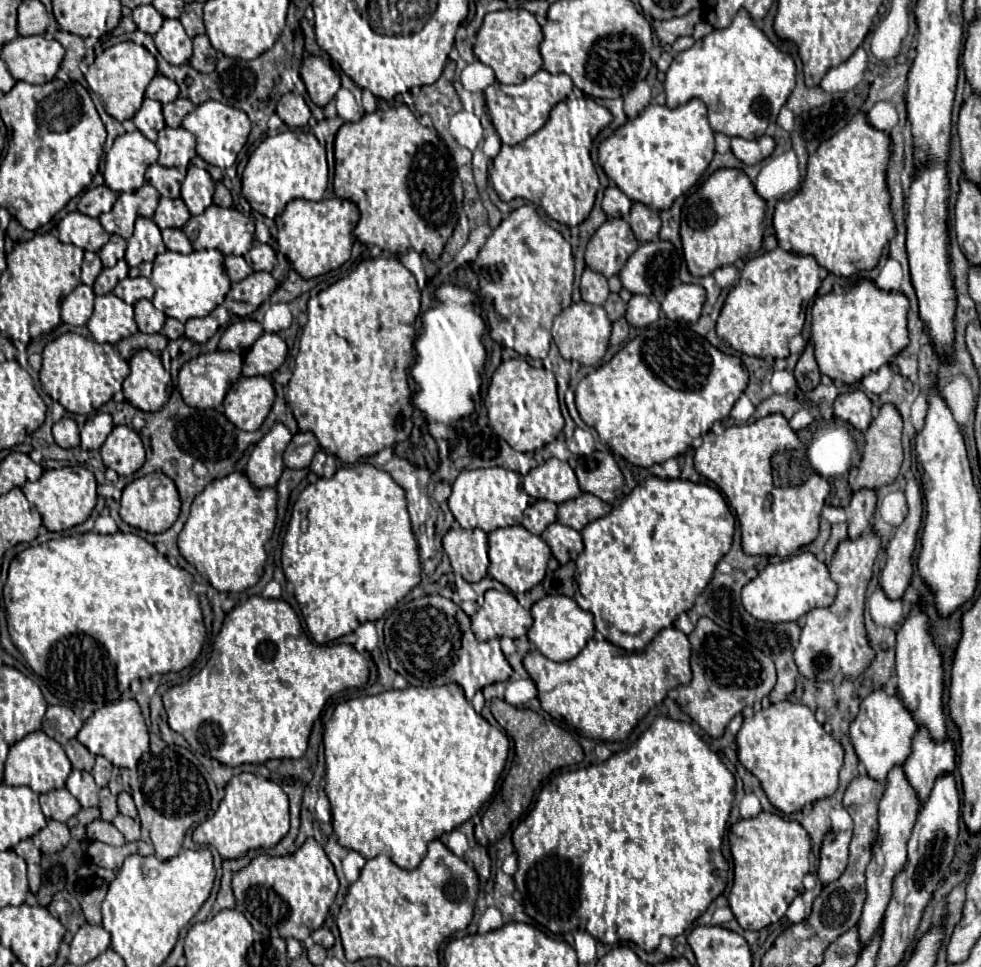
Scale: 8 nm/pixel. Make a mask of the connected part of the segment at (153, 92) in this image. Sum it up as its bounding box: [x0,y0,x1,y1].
[146,74,178,104]

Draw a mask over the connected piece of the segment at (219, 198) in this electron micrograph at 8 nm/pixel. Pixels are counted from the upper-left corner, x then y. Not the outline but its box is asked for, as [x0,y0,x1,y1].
[214,182,232,208]

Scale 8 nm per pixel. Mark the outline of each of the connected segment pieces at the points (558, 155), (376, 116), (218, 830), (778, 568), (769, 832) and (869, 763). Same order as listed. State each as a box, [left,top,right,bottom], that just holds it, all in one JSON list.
[[490,95,612,224],[333,104,464,260],[194,772,290,860],[742,554,836,622],[728,812,810,930],[850,688,918,782]]

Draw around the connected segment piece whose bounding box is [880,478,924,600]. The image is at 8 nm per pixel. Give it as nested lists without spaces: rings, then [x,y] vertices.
[[[916,478],[906,482],[906,502],[908,502],[908,516],[904,522],[894,530],[894,536],[886,548],[888,560],[882,570],[882,588],[890,600],[902,598],[906,586],[912,578],[912,554],[916,550],[918,530],[922,524],[922,492]]]

